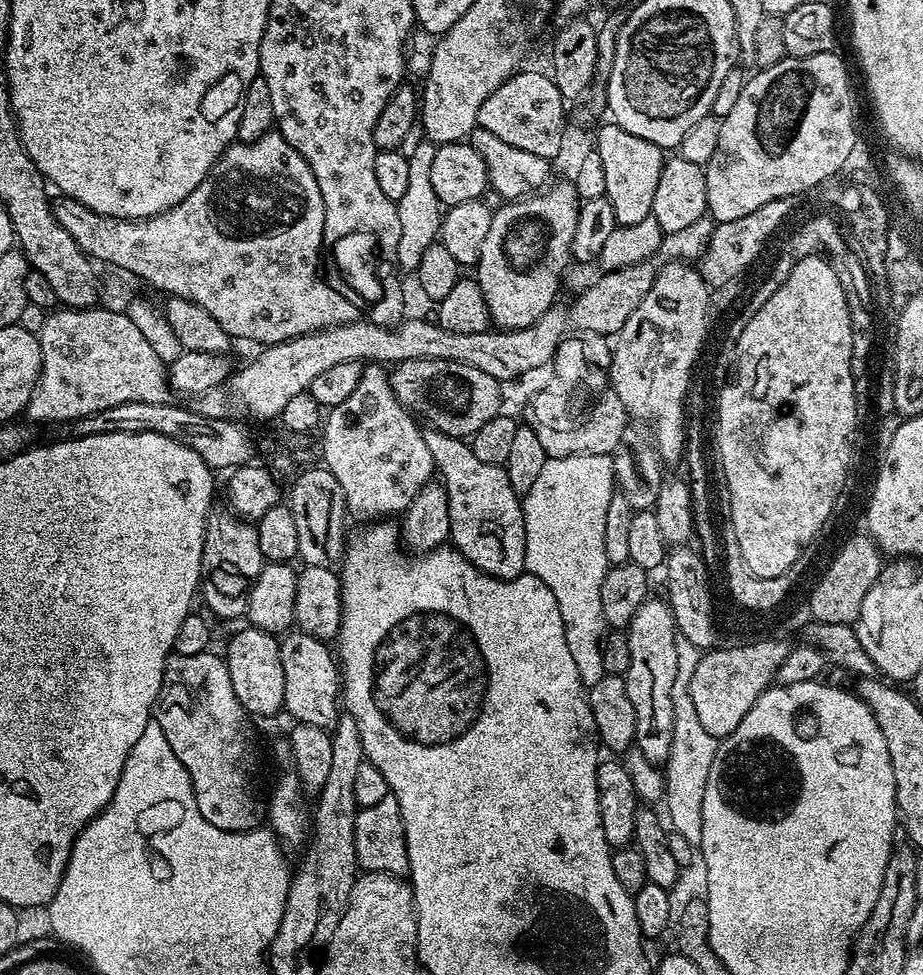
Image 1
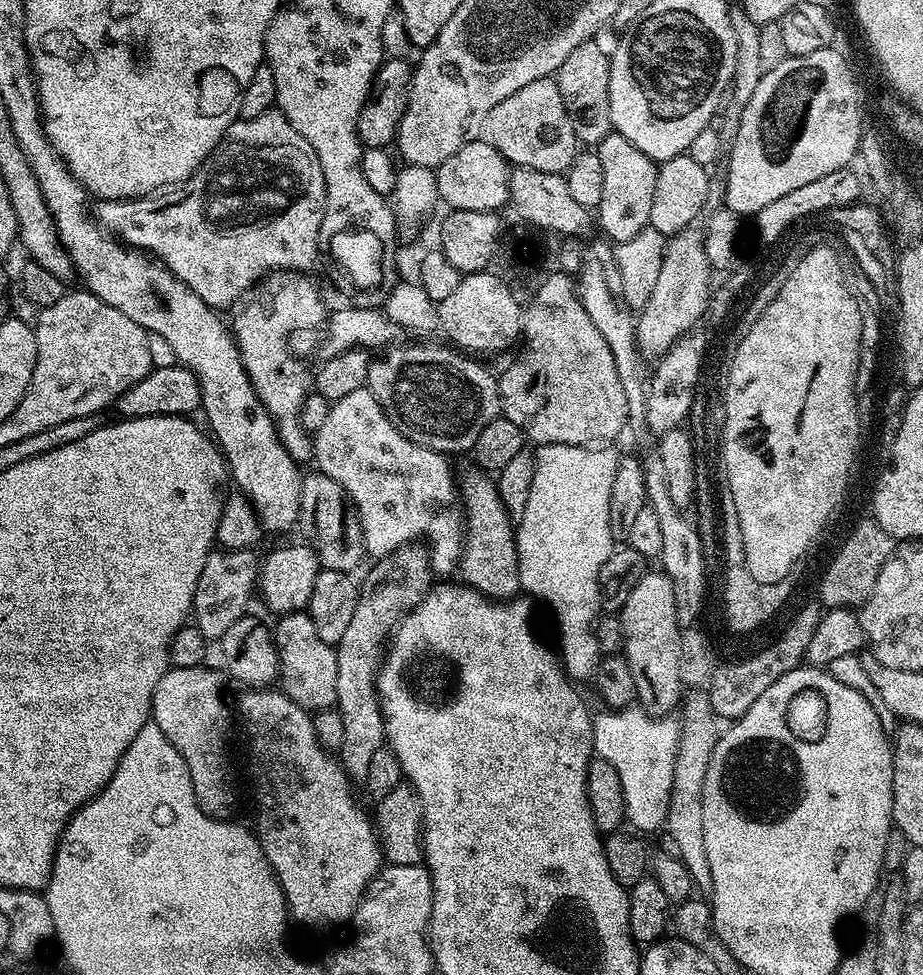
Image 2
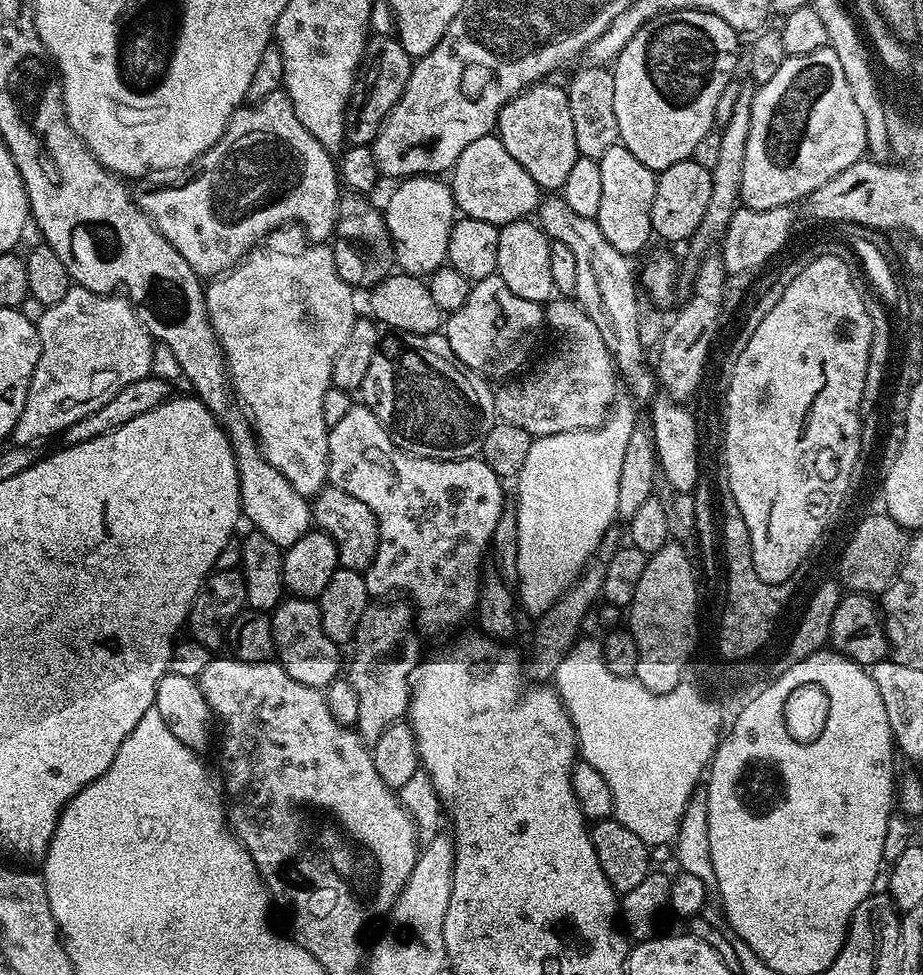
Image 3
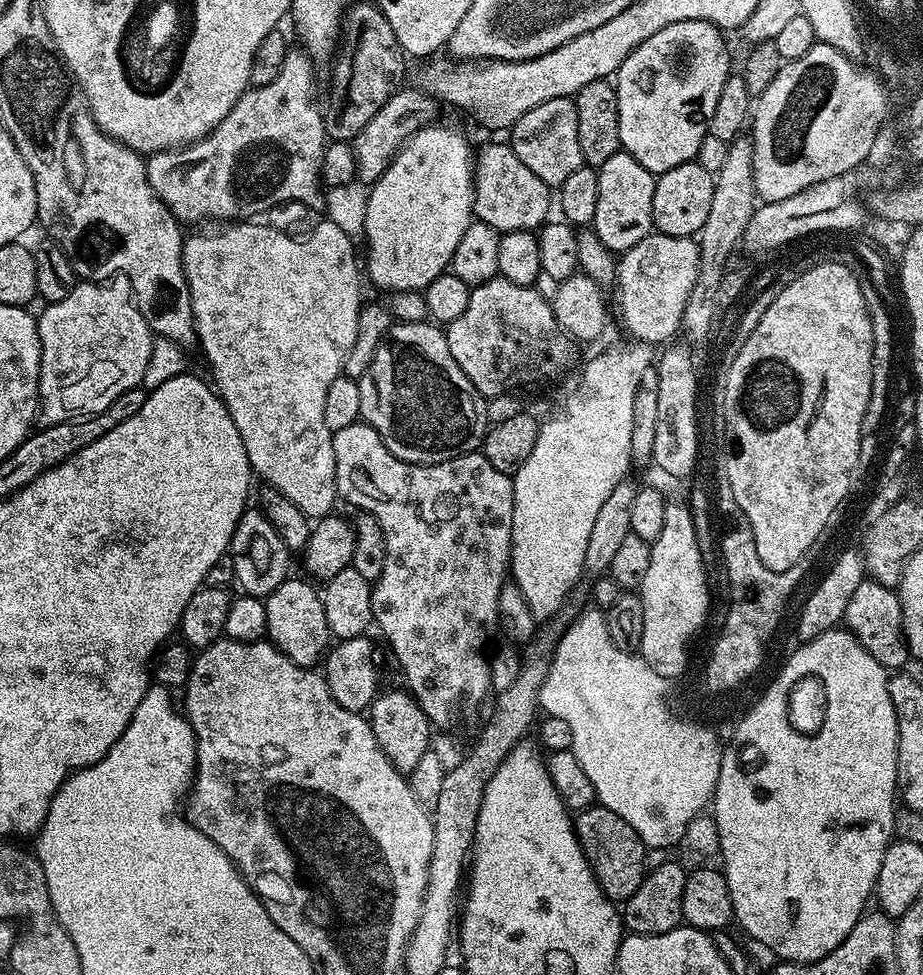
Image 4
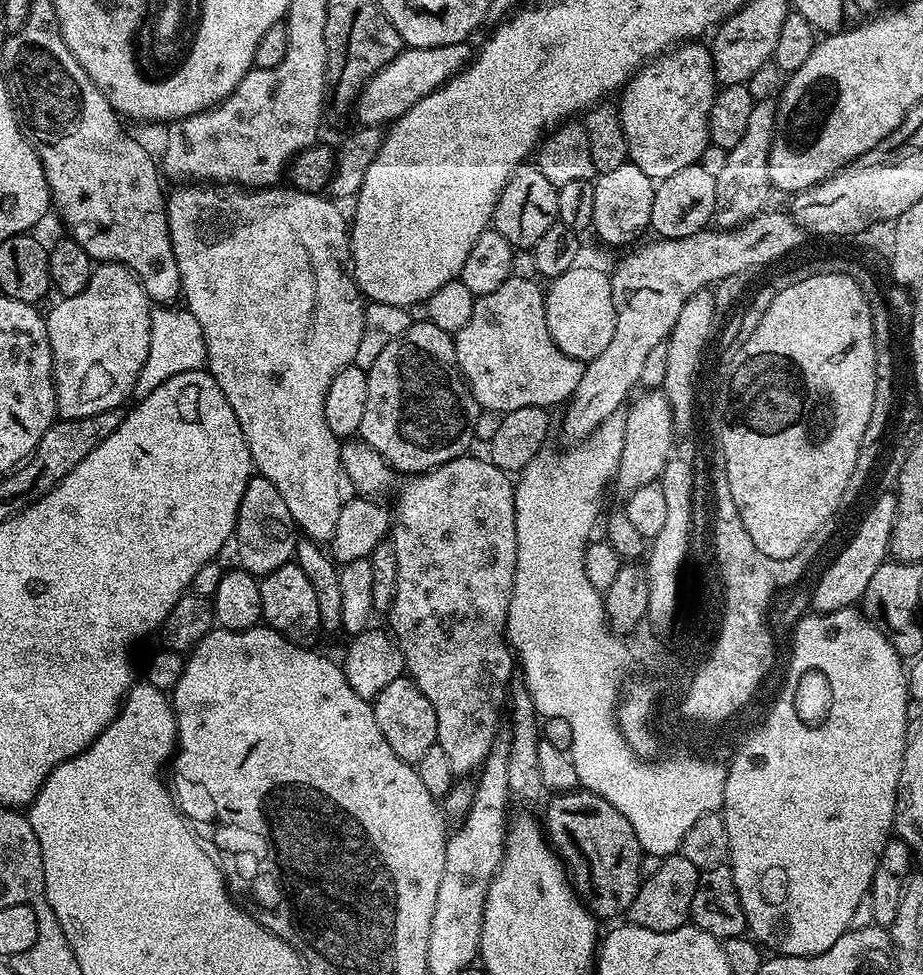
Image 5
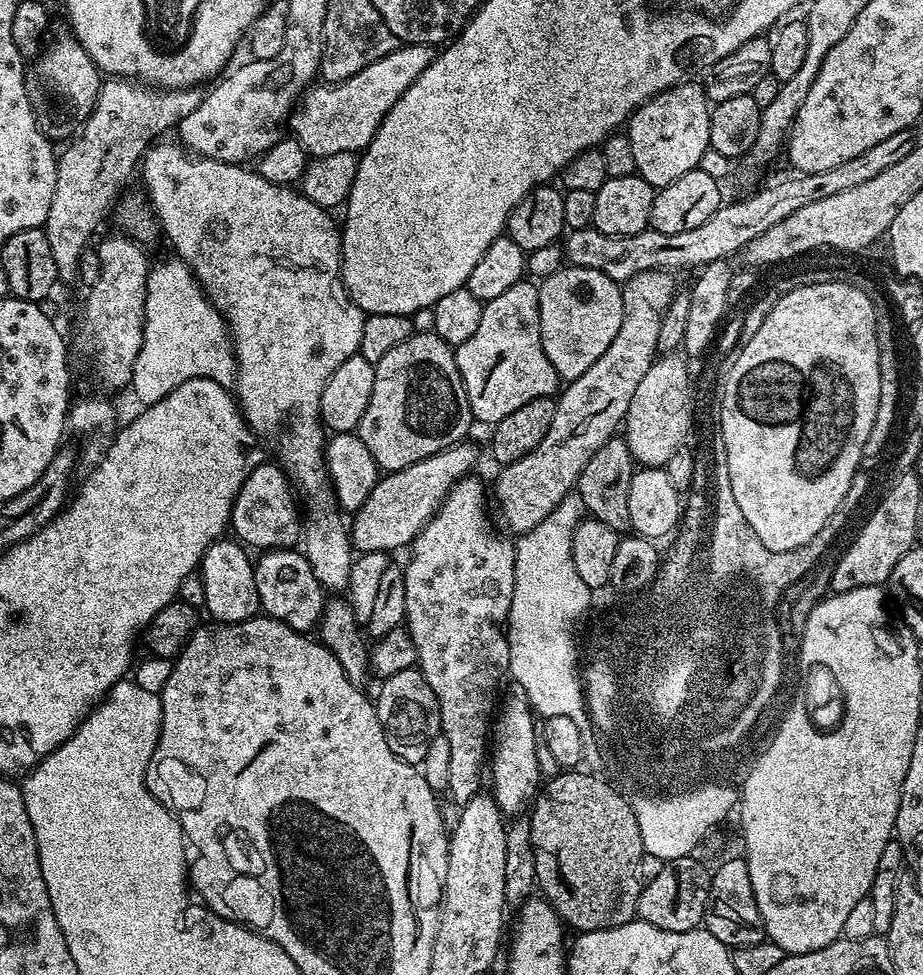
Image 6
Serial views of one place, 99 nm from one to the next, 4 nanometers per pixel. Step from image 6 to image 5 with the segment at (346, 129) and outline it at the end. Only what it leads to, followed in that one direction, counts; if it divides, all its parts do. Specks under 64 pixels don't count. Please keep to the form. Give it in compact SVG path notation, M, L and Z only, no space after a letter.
M467 43L429 48L405 47L388 65L378 70L370 82L366 82L356 99L354 116L356 112L359 123L364 126L384 126L396 121L402 114L406 114L406 110L410 110L410 106L414 106L426 94L438 90L469 63L468 47Z

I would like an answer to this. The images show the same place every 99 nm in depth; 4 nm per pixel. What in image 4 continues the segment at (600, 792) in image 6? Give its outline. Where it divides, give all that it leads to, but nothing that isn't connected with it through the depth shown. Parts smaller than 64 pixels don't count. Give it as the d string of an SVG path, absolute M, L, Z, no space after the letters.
M593 806L579 813L575 817L574 827L601 890L613 902L628 900L630 894L638 890L646 875L644 867L646 847L634 827L623 821L618 814L614 814L614 811L601 806Z

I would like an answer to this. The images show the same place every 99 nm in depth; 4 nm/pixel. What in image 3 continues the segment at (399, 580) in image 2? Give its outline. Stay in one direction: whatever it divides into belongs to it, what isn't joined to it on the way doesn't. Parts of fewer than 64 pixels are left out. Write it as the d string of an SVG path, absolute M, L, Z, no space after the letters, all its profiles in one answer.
M396 602L369 603L358 622L358 630L354 637L356 649L352 652L352 661L349 664L347 661L346 664L346 679L354 686L354 694L358 694L358 718L354 728L368 746L376 744L390 725L405 719L416 665L422 659L420 646L416 642L418 632L414 627L414 609L411 603L392 603Z

